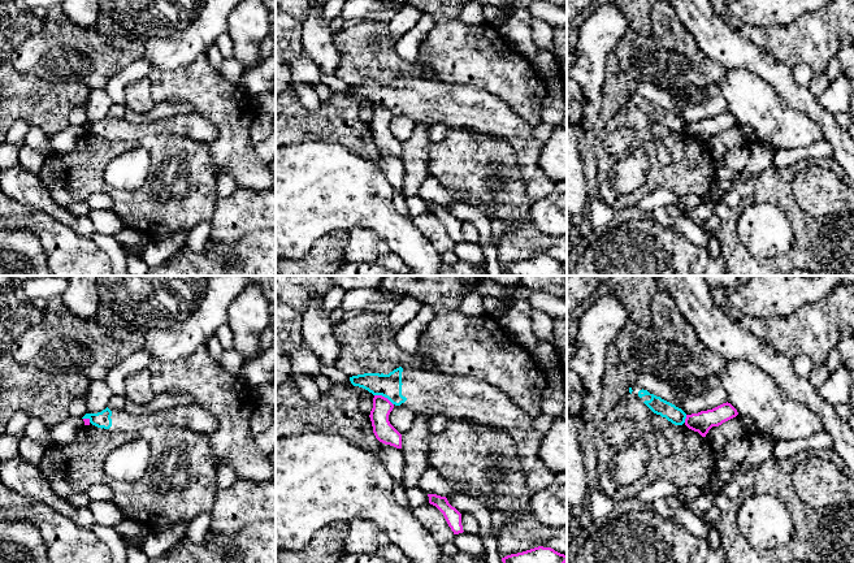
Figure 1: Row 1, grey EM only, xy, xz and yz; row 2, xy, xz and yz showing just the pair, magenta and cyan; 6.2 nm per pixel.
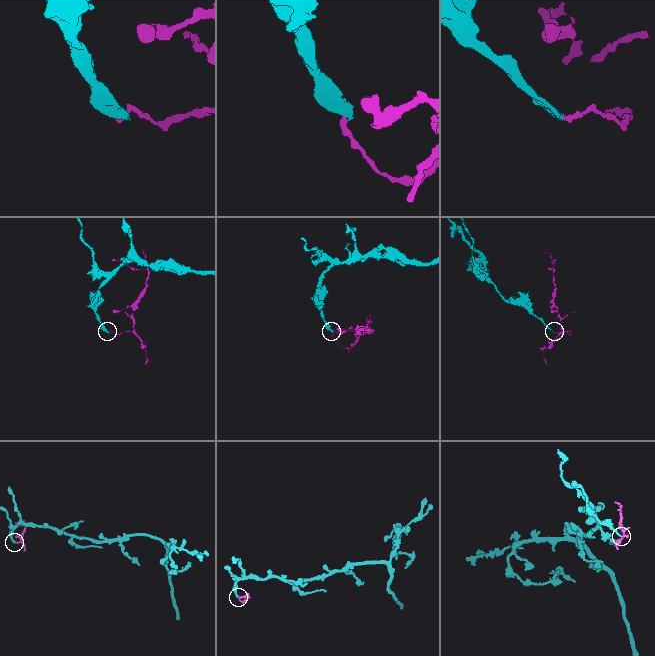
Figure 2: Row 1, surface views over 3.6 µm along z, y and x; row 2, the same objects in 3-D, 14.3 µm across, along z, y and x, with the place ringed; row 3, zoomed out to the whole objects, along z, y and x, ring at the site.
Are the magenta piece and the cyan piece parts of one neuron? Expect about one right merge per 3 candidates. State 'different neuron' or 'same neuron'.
different neuron

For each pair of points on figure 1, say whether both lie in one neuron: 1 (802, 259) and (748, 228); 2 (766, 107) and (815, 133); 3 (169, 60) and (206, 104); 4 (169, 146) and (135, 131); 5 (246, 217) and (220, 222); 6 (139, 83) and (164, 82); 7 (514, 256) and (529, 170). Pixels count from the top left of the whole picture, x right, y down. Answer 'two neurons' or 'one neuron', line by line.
1: two neurons
2: one neuron
3: two neurons
4: two neurons
5: one neuron
6: two neurons
7: two neurons

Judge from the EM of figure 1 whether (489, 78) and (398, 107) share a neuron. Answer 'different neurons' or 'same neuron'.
different neurons

